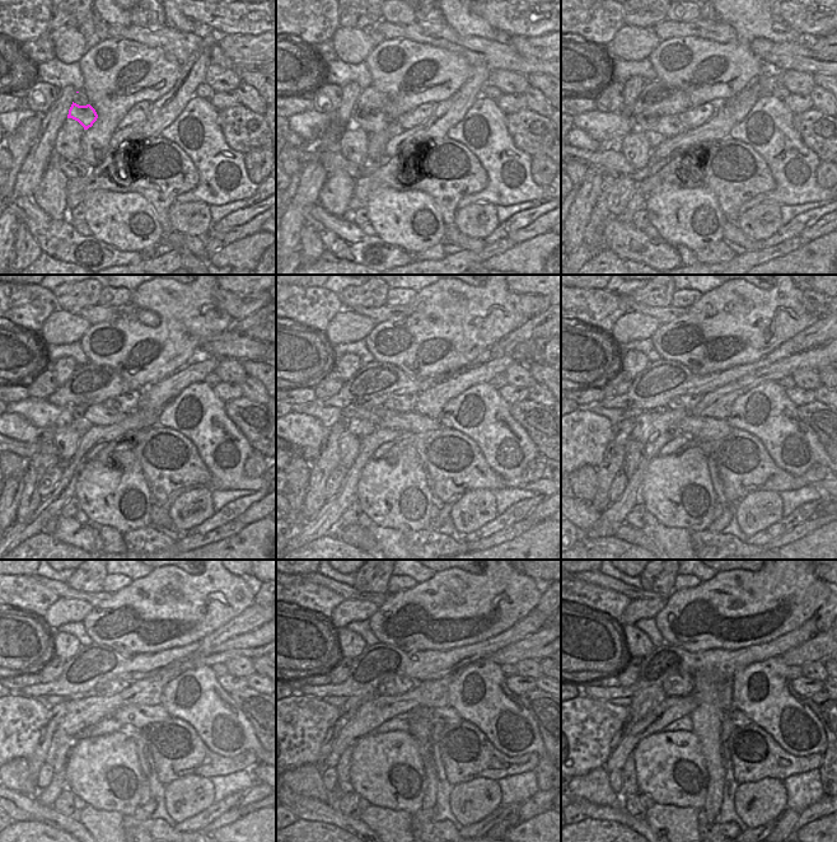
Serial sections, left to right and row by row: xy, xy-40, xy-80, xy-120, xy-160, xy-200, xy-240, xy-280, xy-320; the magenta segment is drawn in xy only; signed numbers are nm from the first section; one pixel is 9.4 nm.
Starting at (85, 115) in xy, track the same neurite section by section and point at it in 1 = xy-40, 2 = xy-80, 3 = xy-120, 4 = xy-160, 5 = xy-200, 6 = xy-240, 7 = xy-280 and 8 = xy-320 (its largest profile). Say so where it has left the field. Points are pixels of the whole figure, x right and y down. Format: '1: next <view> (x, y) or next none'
1: next xy-40 (377, 121)
2: next xy-80 (668, 126)
3: next xy-120 (98, 415)
4: next xy-160 (414, 422)
5: next xy-200 (710, 429)
6: next xy-240 (139, 716)
7: next xy-280 (445, 715)
8: next xy-320 (738, 717)

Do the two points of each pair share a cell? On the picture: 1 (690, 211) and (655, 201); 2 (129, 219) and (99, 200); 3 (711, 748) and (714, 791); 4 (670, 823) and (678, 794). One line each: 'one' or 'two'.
1: one
2: one
3: one
4: two

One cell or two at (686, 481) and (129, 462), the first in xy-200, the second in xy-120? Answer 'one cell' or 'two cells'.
one cell

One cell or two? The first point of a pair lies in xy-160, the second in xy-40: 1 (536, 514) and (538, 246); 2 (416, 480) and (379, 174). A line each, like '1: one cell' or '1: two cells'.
1: two cells
2: two cells

